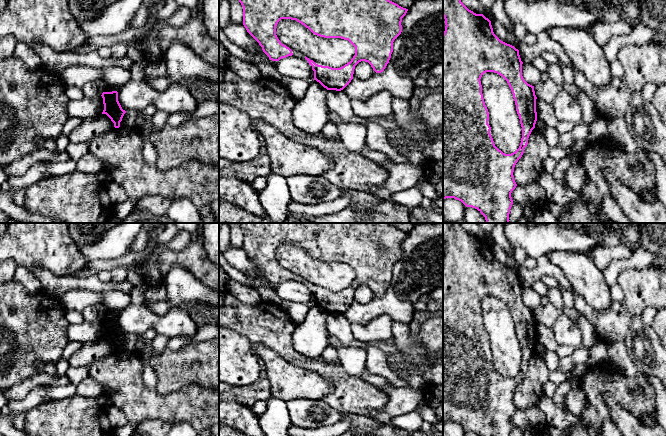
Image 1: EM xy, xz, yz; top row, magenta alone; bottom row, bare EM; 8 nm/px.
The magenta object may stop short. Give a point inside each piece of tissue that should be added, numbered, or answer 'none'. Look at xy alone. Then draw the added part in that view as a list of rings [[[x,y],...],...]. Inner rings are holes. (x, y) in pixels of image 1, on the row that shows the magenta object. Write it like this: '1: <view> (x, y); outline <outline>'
none

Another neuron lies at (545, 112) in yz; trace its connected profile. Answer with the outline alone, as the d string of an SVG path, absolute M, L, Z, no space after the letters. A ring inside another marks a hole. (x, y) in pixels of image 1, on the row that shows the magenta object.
M537 97L536 99L537 118L541 119L546 127L556 128L559 120L557 119L551 103Z

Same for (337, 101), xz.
M328 90L327 92L328 109L336 113L343 122L366 124L372 119L364 119L357 116L351 108L351 100L341 90Z

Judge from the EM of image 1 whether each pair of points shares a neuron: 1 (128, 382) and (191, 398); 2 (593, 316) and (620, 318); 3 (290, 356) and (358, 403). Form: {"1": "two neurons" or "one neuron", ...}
{"1": "one neuron", "2": "one neuron", "3": "one neuron"}

